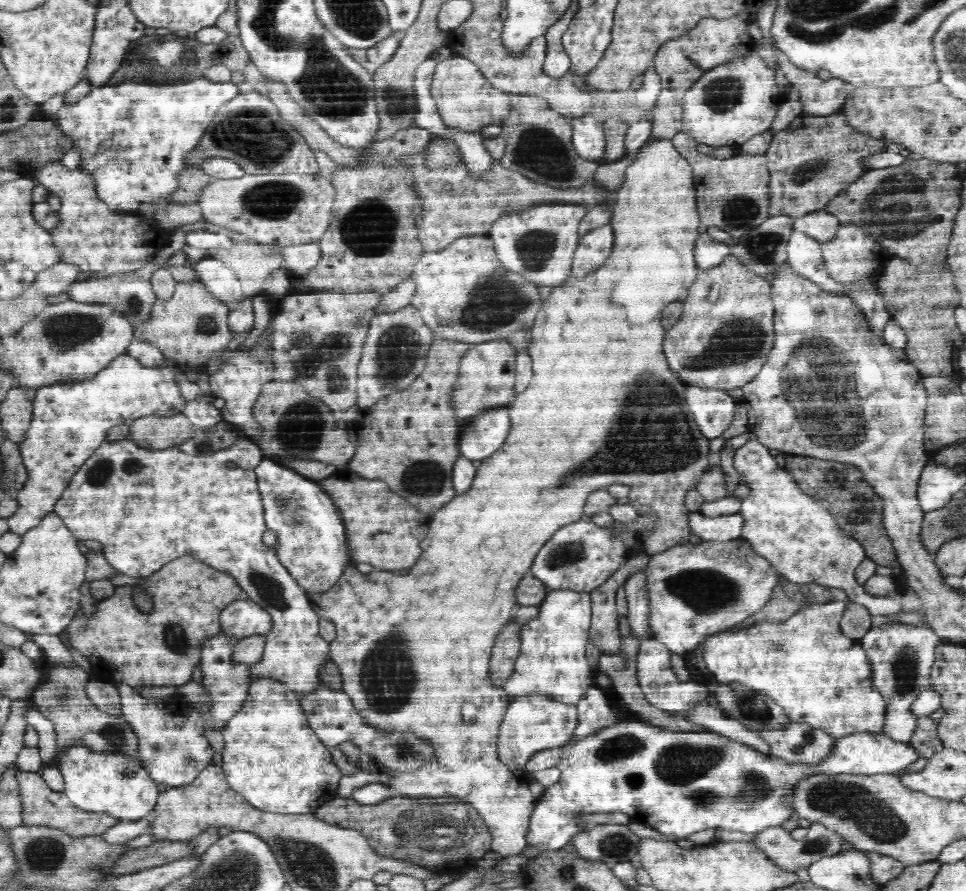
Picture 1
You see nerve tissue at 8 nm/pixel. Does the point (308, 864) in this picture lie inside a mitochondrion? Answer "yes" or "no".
yes

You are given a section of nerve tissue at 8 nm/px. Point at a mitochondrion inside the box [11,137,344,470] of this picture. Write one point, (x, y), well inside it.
(302, 434)

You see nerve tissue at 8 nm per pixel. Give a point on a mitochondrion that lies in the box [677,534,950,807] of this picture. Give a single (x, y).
(905, 662)

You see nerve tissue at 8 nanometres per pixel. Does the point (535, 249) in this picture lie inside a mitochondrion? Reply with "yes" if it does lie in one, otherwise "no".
yes

